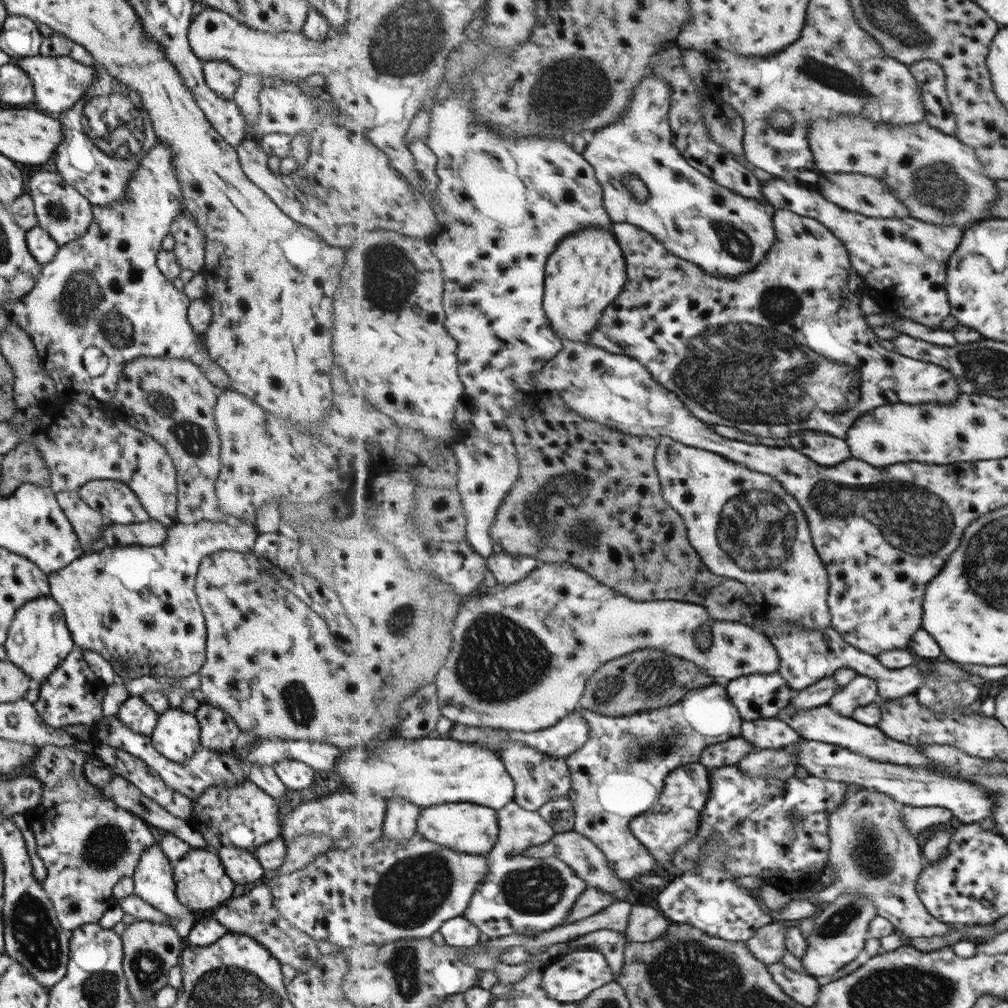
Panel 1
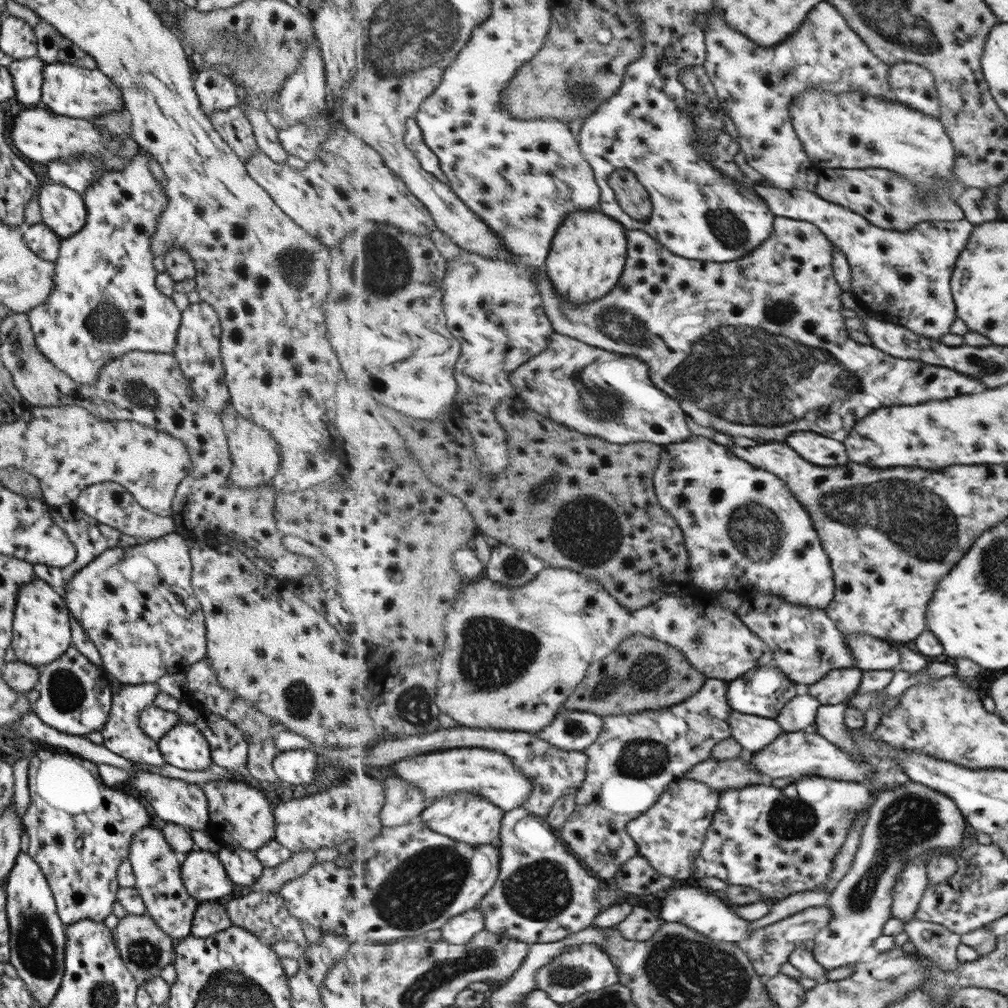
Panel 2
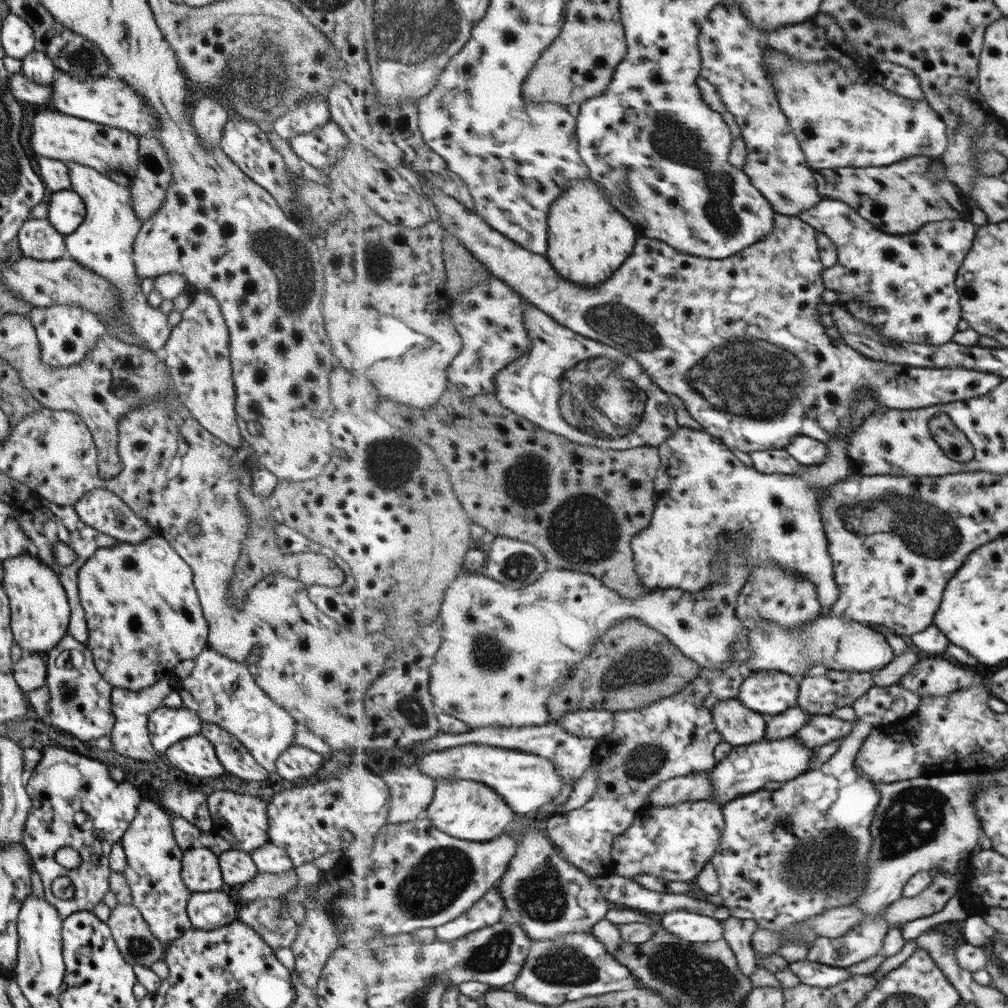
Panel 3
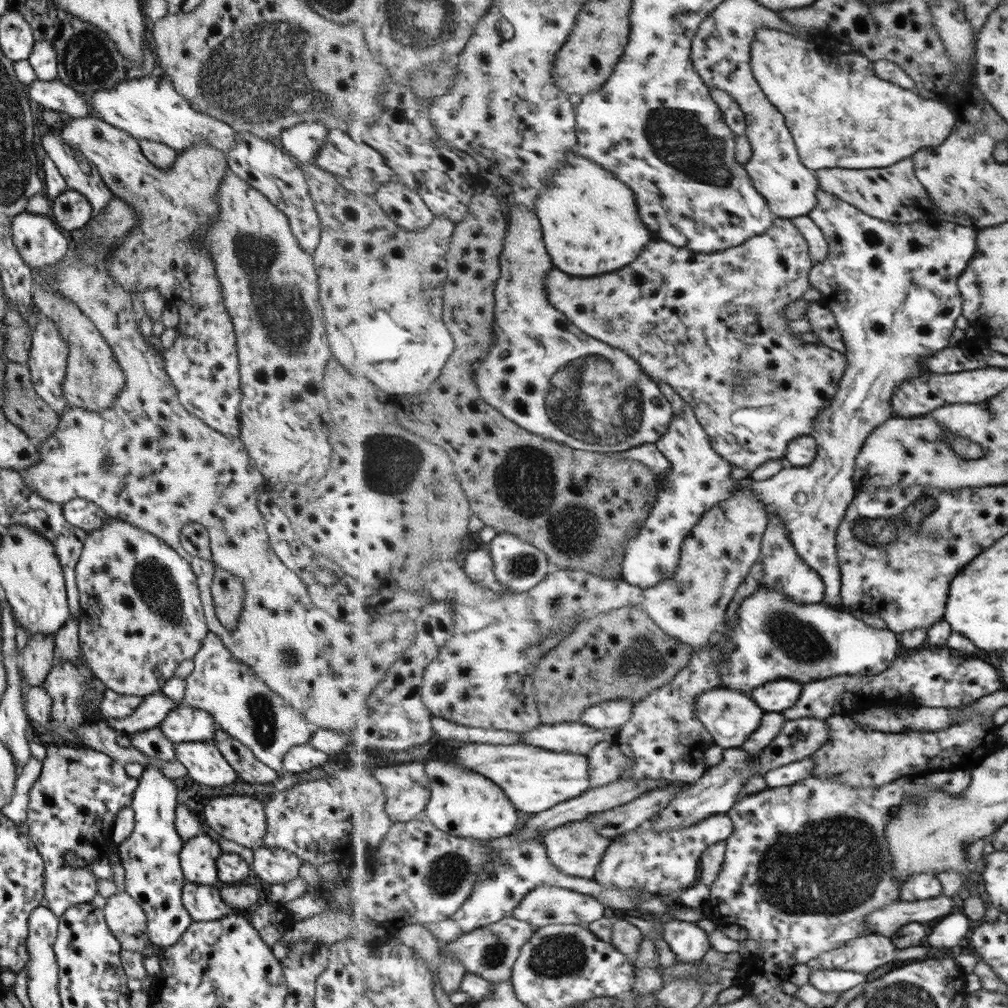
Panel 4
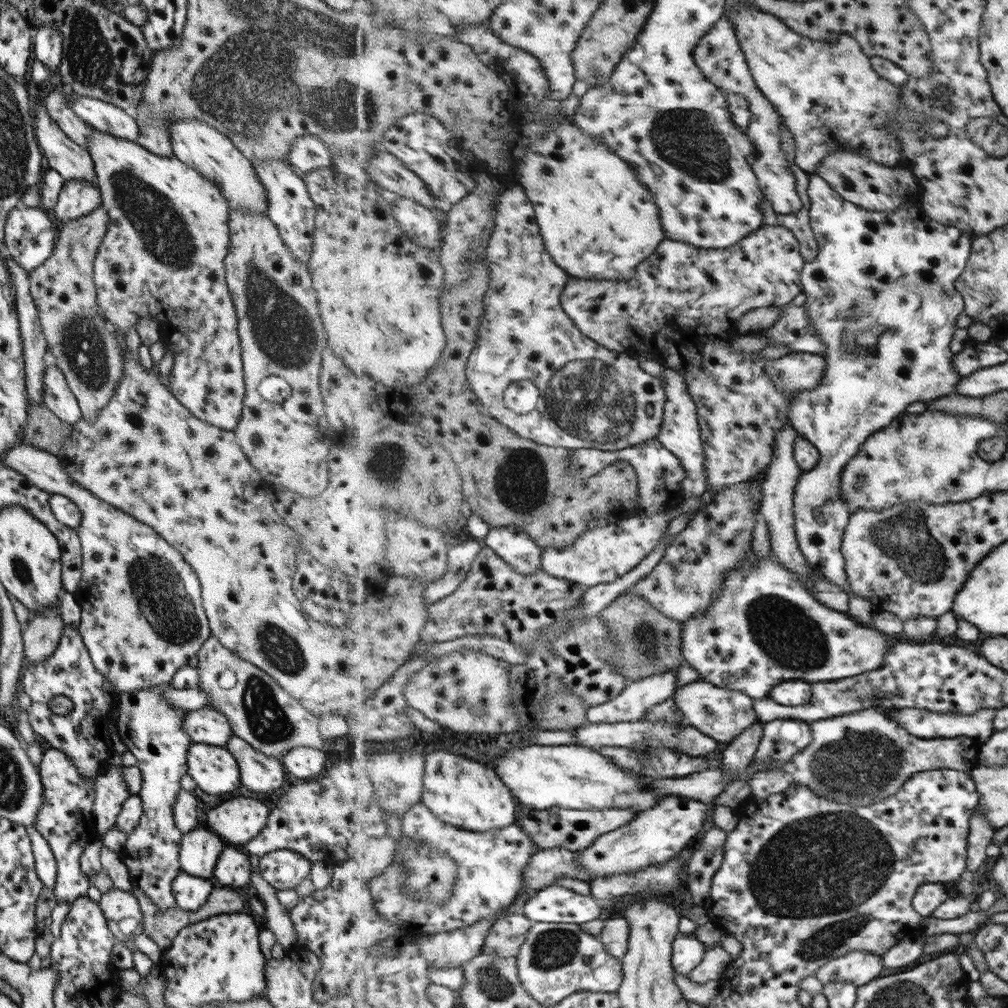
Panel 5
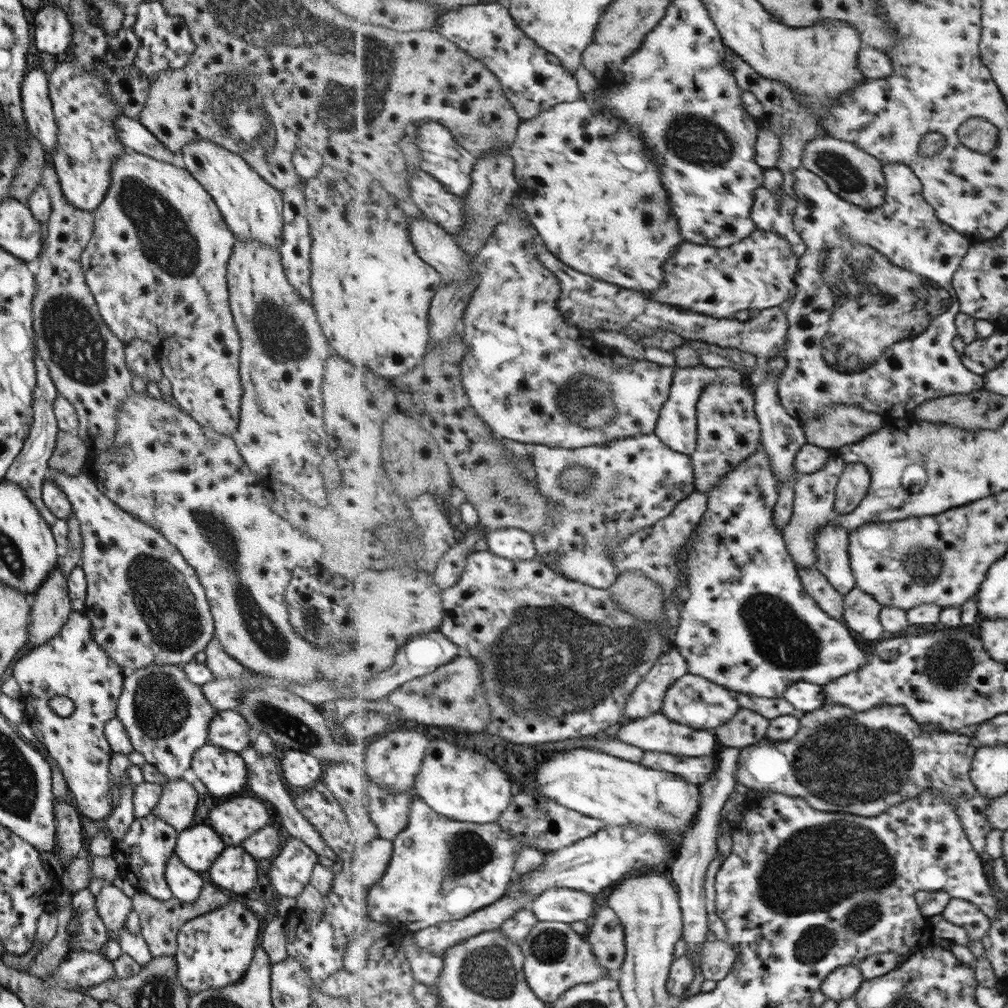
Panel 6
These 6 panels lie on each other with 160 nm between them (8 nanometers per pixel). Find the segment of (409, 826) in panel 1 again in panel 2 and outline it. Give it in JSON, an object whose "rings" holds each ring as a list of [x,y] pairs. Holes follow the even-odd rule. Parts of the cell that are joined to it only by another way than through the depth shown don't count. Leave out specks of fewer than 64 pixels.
{"rings":[[[383,774],[386,785],[386,803],[382,808],[382,824],[385,827],[398,827],[409,824],[414,818],[421,817],[422,812],[428,807],[424,790],[419,790],[419,787],[412,782],[406,781],[401,777]]]}

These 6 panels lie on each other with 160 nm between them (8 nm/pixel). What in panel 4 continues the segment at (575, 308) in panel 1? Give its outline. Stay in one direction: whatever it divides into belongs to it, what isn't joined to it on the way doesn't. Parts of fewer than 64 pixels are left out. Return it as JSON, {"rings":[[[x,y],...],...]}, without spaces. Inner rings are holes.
{"rings":[[[576,149],[566,154],[558,173],[550,176],[548,187],[538,194],[536,212],[542,224],[547,251],[550,252],[554,265],[574,277],[594,277],[617,272],[635,262],[647,244],[655,240],[654,234],[639,212],[638,196],[635,191],[619,180],[611,169],[606,169]]]}

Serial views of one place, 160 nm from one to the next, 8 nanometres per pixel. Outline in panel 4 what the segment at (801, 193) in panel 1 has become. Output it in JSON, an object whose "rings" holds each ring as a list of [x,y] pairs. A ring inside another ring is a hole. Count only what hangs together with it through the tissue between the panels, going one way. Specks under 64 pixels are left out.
{"rings":[[[821,188],[817,192],[817,200],[817,206],[808,218],[813,219],[824,232],[829,254],[825,262],[811,269],[810,281],[812,287],[820,291],[820,303],[834,312],[846,346],[843,353],[848,365],[834,399],[814,418],[812,435],[818,444],[814,463],[809,467],[785,468],[773,479],[751,480],[751,490],[755,490],[766,504],[765,512],[769,519],[771,516],[781,518],[798,555],[823,577],[825,604],[841,608],[842,568],[838,555],[838,531],[857,494],[854,481],[857,459],[871,432],[896,416],[893,402],[896,390],[912,378],[923,376],[928,371],[931,373],[924,363],[926,358],[949,346],[958,318],[964,311],[958,280],[978,251],[978,231],[939,218],[925,218],[913,224],[883,222]],[[685,405],[684,411],[674,416],[666,434],[656,445],[671,462],[670,477],[660,482],[654,508],[644,522],[640,535],[628,544],[622,566],[625,581],[643,590],[653,588],[661,584],[664,578],[674,575],[686,536],[697,528],[711,508],[730,499],[731,493],[743,484],[742,480],[731,480],[731,463],[717,455],[691,405]]]}

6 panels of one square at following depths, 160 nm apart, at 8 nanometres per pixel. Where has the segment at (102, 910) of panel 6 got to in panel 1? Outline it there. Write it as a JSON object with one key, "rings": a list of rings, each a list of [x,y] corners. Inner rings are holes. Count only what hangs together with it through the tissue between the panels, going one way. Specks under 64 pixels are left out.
{"rings":[[[140,920],[126,925],[124,932],[121,932],[122,943],[122,970],[127,983],[127,992],[133,998],[133,1004],[144,1003],[153,999],[155,992],[167,985],[167,974],[169,970],[180,962],[181,951],[185,948],[185,939],[179,939],[177,930],[172,930],[169,925],[154,923],[148,920]]]}

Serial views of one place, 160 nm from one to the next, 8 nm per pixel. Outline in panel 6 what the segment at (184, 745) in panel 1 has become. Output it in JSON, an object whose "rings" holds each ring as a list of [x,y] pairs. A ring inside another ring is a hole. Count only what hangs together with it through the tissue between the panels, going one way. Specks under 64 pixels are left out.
{"rings":[[[205,743],[191,757],[190,768],[213,796],[236,796],[245,792],[246,766],[236,752]]]}

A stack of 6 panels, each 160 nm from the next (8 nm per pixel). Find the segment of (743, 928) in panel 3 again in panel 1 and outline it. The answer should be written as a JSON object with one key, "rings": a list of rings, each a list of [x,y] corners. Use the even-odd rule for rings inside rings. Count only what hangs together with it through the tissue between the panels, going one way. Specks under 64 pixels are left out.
{"rings":[[[847,782],[848,793],[844,805],[830,818],[830,837],[832,840],[830,850],[830,862],[835,869],[834,880],[829,886],[814,892],[813,889],[804,889],[800,893],[800,899],[817,902],[826,905],[839,898],[843,893],[857,893],[874,902],[878,915],[890,921],[894,930],[899,929],[907,937],[929,938],[932,936],[945,936],[951,934],[953,929],[950,924],[937,920],[929,911],[918,893],[918,880],[922,872],[926,870],[927,860],[923,849],[915,838],[904,826],[901,809],[889,794],[879,792],[872,787],[861,786],[854,782]]]}

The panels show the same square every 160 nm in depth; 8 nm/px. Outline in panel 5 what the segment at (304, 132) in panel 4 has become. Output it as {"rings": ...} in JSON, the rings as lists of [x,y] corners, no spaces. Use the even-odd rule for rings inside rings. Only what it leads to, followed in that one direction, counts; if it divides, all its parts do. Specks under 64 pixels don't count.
{"rings":[[[310,133],[294,138],[286,158],[287,164],[300,176],[316,168],[330,167],[332,160],[324,142]]]}

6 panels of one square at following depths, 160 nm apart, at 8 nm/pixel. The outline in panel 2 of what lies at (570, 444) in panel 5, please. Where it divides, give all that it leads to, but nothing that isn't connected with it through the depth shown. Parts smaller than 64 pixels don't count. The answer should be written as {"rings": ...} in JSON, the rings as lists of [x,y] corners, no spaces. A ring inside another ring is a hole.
{"rings":[[[553,333],[550,345],[542,353],[527,361],[519,370],[515,370],[515,376],[511,376],[511,382],[515,384],[520,400],[535,412],[581,434],[597,436],[613,444],[651,442],[670,445],[686,441],[695,435],[687,424],[689,415],[683,410],[678,400],[669,396],[654,383],[645,361],[591,346],[582,340],[565,336],[563,333]]]}

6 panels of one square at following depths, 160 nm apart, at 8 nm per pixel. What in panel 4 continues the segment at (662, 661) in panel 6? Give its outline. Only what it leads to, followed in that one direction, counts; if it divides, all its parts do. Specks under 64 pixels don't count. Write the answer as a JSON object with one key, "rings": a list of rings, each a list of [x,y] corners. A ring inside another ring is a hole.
{"rings":[[[629,699],[605,701],[602,704],[593,705],[583,715],[583,722],[597,730],[619,730],[624,724],[630,722],[634,715],[634,702]]]}

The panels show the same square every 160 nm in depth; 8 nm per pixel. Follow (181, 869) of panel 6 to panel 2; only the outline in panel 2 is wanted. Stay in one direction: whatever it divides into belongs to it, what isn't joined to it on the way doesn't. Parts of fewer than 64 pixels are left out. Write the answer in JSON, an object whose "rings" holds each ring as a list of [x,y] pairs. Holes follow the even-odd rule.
{"rings":[[[201,901],[197,903],[191,919],[190,936],[193,938],[207,938],[215,932],[229,928],[230,920],[226,915],[226,908],[215,901]]]}

